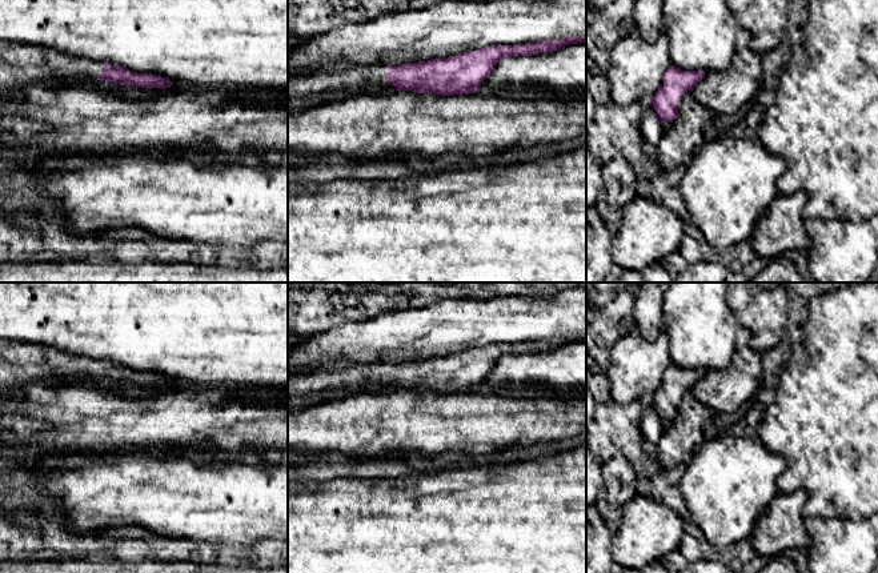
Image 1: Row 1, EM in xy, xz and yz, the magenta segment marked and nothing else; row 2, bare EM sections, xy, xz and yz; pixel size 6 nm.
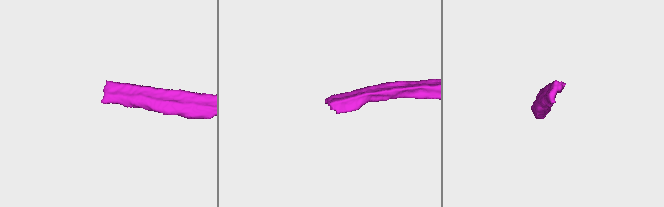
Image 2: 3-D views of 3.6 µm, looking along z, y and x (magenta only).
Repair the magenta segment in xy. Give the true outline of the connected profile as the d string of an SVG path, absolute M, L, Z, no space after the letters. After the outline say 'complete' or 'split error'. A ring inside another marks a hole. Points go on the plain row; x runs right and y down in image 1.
M0 338L0 402L4 394L28 382L59 385L63 380L91 376L147 388L171 386L172 380L152 372L137 372L103 358L60 350L44 344Z; split error

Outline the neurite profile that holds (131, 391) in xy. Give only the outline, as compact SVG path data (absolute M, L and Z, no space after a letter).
M81 376L79 378L71 378L60 381L60 384L87 384L93 385L104 392L113 392L125 396L127 398L143 398L149 397L156 393L160 393L161 390L167 388L180 388L183 384L180 382L172 382L171 386L141 386L136 384L120 384L113 380L107 378L99 378L99 377L91 377L91 376Z

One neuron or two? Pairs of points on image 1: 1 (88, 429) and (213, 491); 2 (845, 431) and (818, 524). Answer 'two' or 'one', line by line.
1: two
2: two

